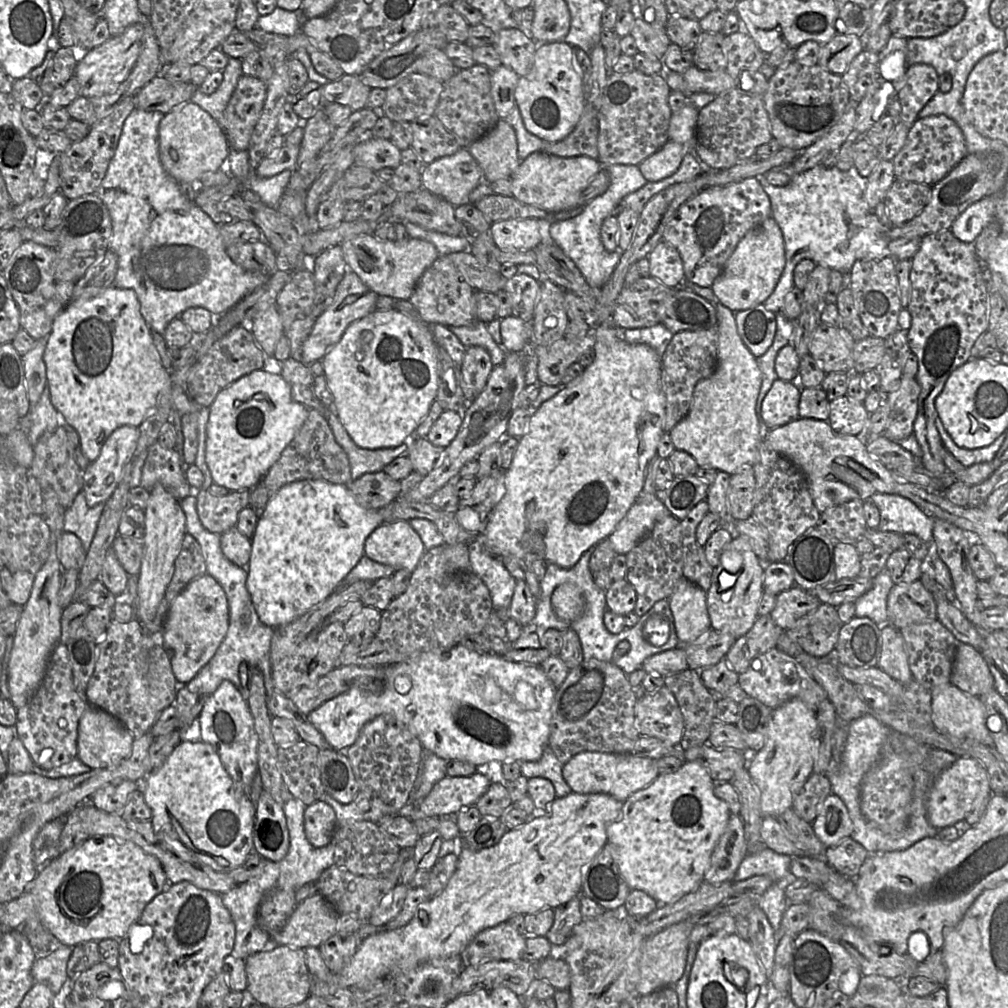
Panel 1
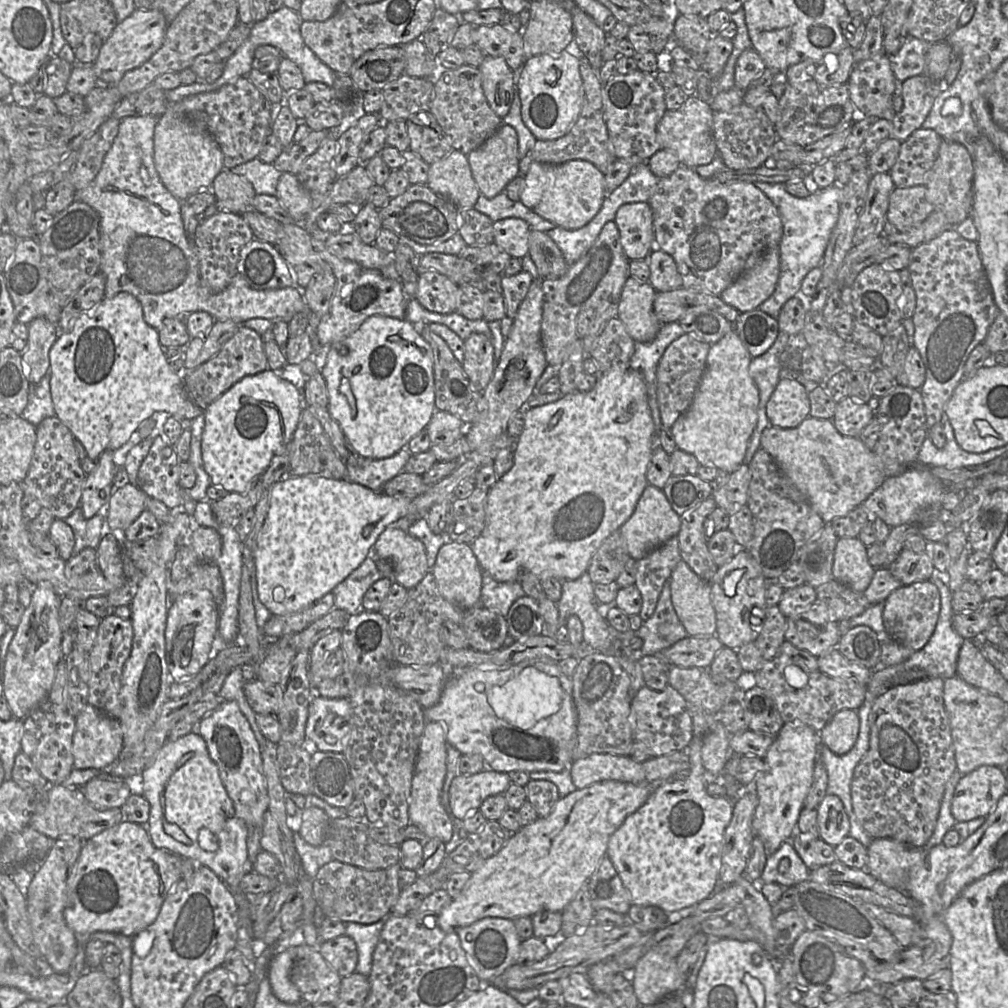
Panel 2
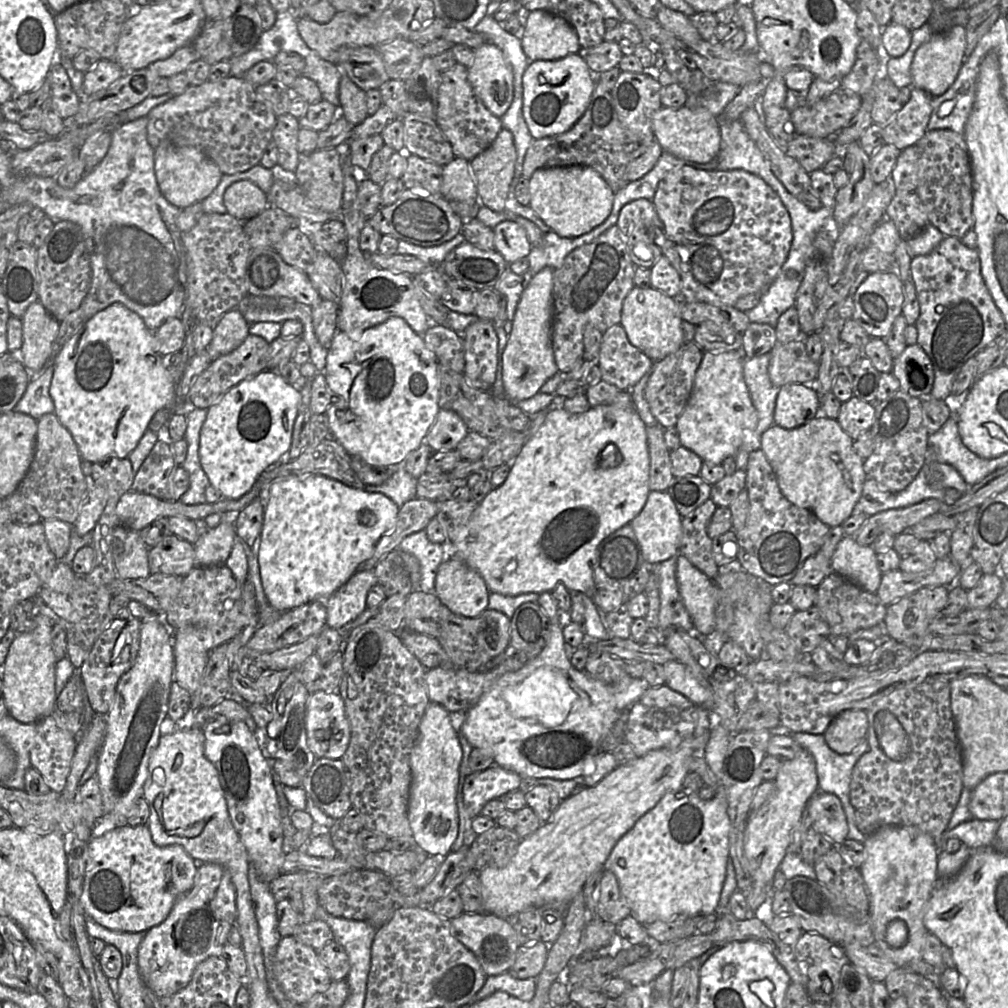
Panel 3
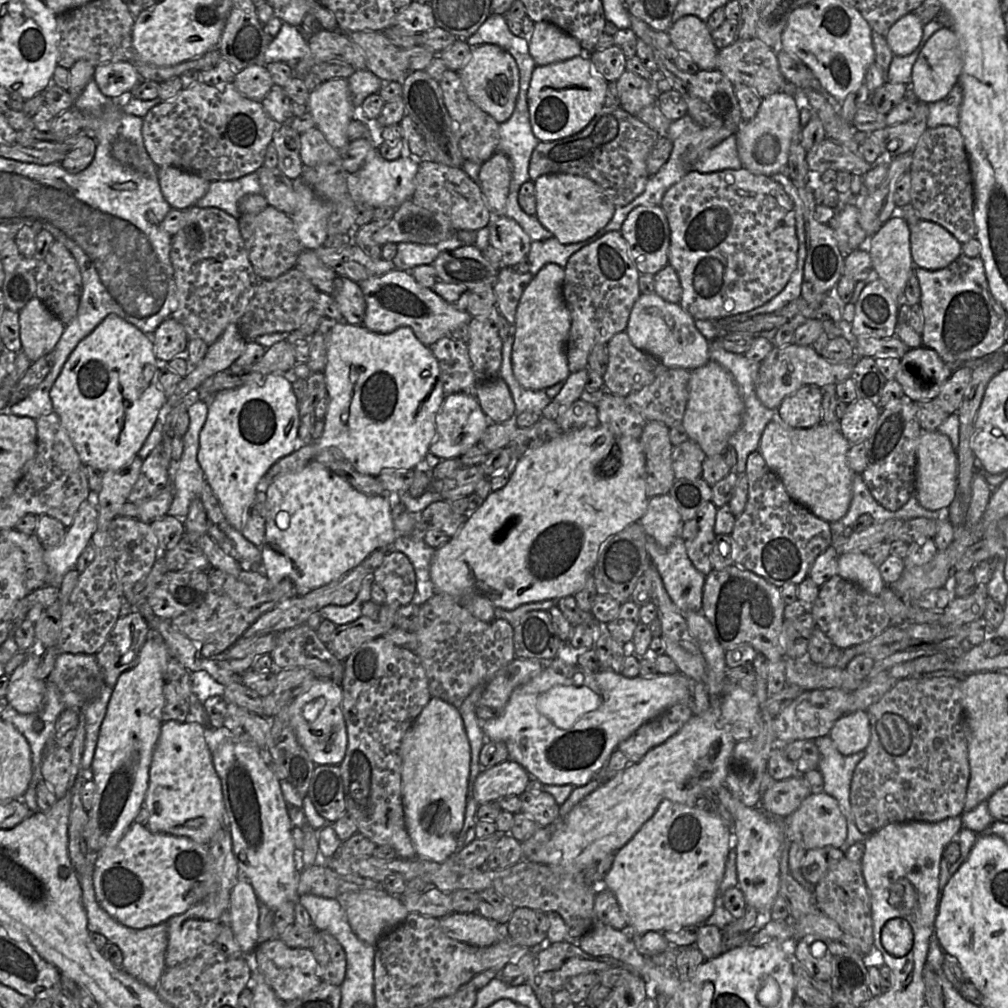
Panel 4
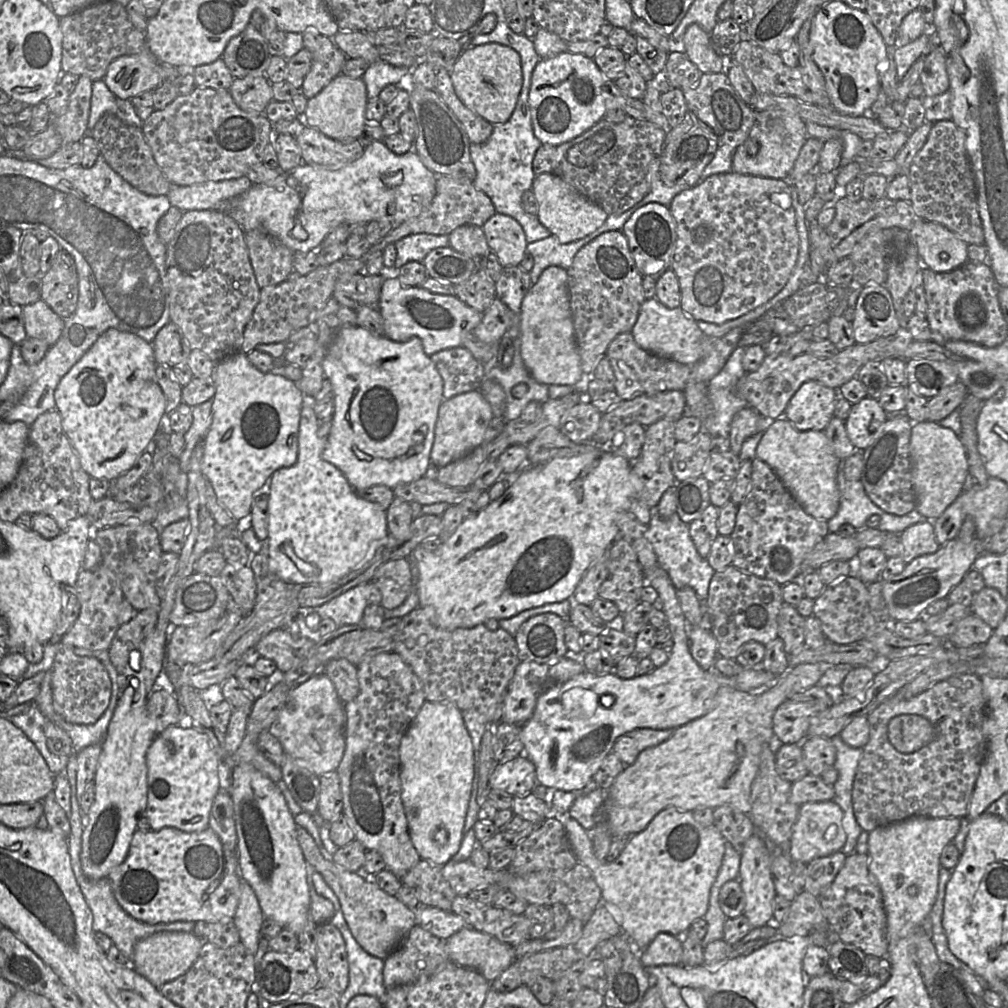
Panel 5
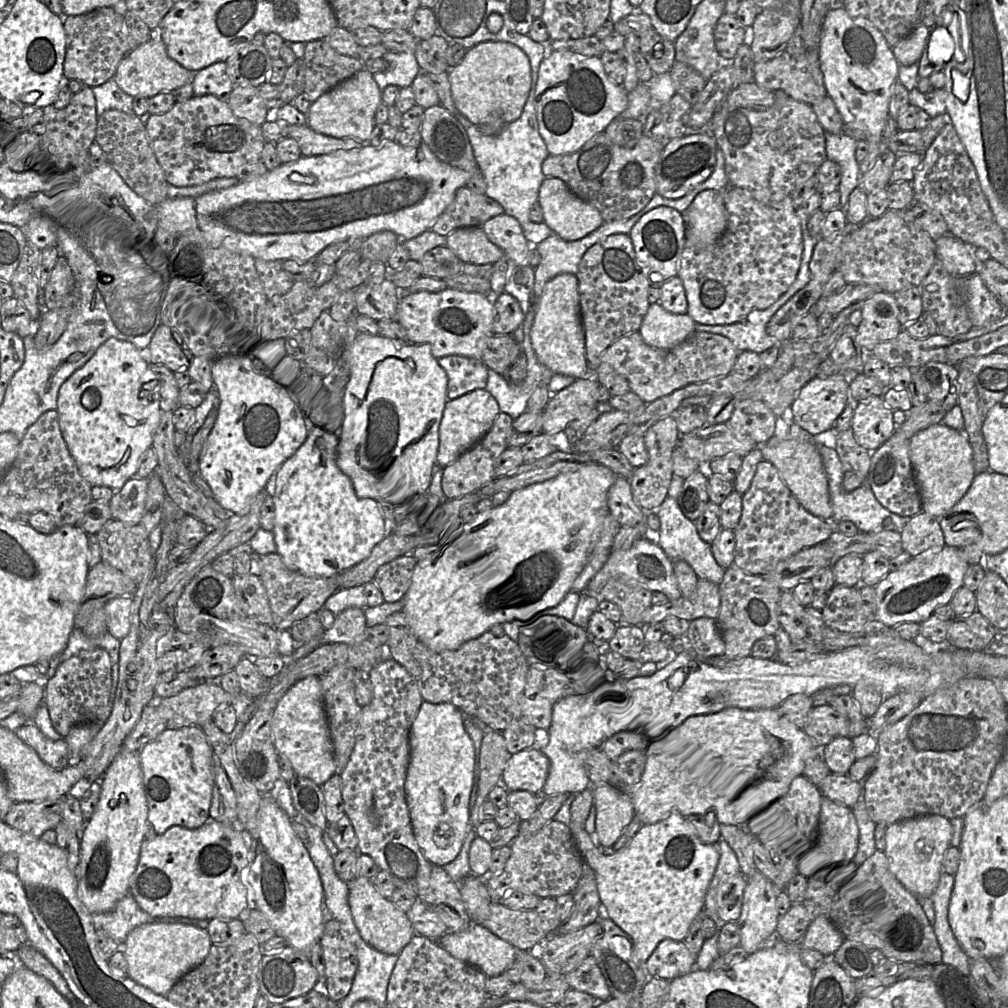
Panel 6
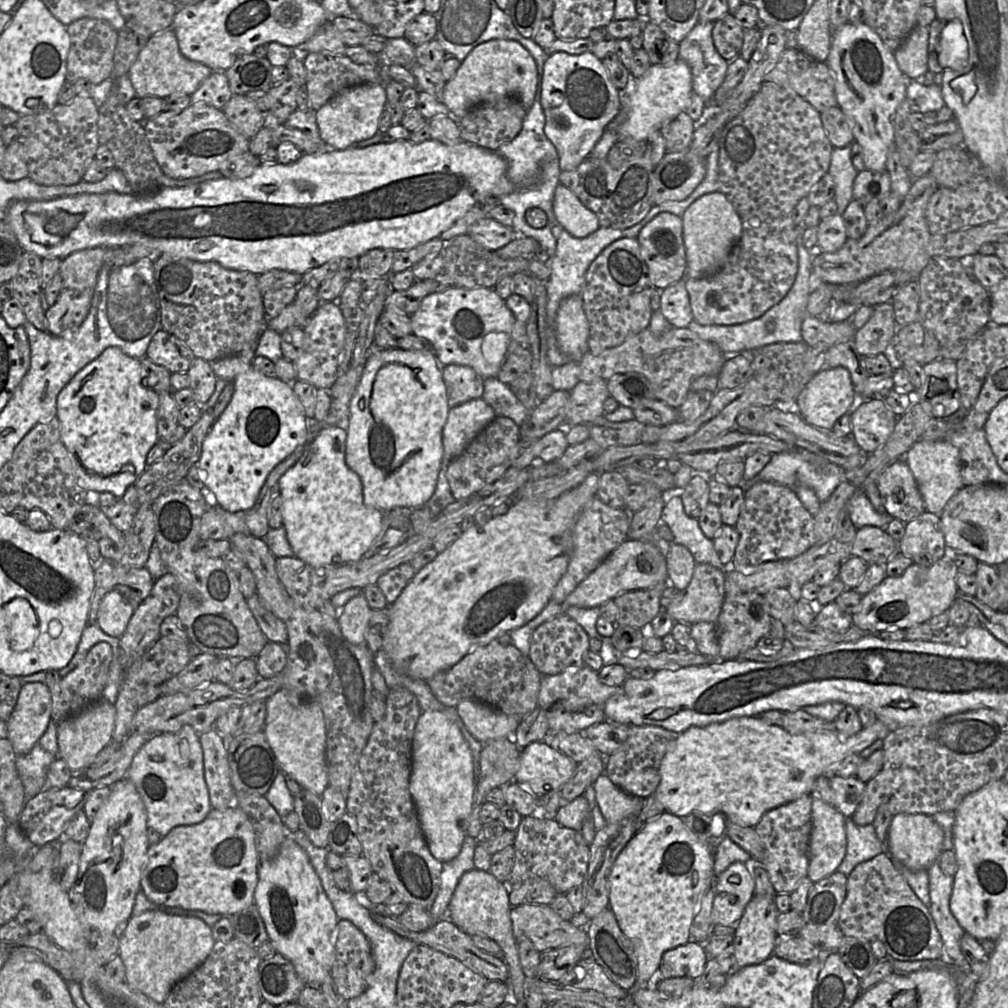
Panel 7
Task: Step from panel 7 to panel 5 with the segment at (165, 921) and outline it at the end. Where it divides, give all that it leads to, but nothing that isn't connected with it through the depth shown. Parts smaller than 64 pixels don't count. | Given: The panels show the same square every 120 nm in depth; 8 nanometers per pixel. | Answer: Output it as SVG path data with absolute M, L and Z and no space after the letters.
M158 932L136 943L130 965L137 973L160 989L165 983L185 974L191 968L203 944L204 941L192 932Z

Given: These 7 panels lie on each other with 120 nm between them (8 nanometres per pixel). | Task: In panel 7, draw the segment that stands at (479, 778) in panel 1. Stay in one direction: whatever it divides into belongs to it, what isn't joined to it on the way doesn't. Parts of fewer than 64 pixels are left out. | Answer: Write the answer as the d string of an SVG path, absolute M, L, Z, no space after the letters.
M532 742L522 749L514 782L534 795L560 790L573 775L577 763L545 742Z

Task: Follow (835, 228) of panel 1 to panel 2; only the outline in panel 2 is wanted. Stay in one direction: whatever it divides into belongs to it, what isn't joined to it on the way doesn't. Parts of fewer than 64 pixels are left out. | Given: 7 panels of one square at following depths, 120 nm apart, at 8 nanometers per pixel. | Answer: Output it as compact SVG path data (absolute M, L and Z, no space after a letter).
M755 182L755 185L776 206L783 225L783 236L779 244L779 279L773 294L758 307L777 319L783 305L792 297L800 295L801 284L807 273L813 268L821 267L828 242L838 221L843 187L835 183L827 188L817 189L806 198L797 198L787 192L783 184Z

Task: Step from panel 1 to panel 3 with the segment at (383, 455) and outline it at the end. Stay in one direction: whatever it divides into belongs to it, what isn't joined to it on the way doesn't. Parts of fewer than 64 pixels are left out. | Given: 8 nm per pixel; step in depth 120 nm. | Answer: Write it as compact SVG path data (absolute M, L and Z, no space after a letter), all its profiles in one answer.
M404 462L395 466L385 466L394 467L394 472L391 477L382 485L366 485L365 491L381 493L393 500L399 507L402 507L406 502L417 498L417 479L412 477L404 468Z

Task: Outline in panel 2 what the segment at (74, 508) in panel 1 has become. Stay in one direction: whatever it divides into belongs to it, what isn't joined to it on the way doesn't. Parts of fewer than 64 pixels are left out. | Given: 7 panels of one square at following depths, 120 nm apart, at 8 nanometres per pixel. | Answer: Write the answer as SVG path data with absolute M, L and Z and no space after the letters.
M79 505L64 521L72 528L74 533L75 545L73 555L77 555L85 548L96 549L100 543L100 539L106 532L104 511L87 519L84 517Z

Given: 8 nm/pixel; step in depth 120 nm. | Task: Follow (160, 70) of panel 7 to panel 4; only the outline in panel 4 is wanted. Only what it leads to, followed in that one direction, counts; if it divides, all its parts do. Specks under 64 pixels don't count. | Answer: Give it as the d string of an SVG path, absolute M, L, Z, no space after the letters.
M118 61L95 67L93 80L101 93L108 97L118 97L131 91L143 80L137 70L128 62Z

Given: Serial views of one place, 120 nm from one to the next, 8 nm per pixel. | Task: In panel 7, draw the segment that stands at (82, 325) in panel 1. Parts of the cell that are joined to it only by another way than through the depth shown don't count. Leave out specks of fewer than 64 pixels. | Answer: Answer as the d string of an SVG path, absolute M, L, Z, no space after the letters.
M111 346L82 368L58 395L57 418L61 439L69 452L78 484L93 496L92 499L103 492L121 498L147 468L147 454L158 442L159 394L143 386L142 380L140 359L130 357L120 348Z

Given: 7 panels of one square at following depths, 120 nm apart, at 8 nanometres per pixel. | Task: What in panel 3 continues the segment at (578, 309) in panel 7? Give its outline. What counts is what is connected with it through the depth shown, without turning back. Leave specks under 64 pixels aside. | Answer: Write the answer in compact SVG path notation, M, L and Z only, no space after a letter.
M545 267L531 278L518 302L512 331L502 355L502 379L510 401L528 399L540 392L543 384L559 370L552 345L553 268Z

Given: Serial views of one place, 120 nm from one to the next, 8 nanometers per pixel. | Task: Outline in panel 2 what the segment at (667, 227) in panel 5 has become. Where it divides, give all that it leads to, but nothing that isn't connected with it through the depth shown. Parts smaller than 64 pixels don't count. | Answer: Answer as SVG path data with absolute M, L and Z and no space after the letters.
M648 202L623 204L618 209L614 221L620 231L620 241L625 255L630 260L647 259L648 262L651 252L660 249L655 237L652 209Z

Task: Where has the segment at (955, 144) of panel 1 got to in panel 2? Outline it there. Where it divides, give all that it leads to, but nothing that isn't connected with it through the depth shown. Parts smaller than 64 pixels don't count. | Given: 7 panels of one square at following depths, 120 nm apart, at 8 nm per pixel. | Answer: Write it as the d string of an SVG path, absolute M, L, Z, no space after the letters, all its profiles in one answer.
M932 129L915 130L901 143L897 160L890 170L895 187L925 185L944 139Z

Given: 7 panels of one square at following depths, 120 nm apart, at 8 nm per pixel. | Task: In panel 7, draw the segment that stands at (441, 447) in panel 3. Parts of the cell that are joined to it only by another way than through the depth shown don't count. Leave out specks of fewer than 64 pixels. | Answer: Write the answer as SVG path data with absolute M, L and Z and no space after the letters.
M477 398L449 409L443 427L441 468L448 468L466 446L496 417L494 409L483 398Z

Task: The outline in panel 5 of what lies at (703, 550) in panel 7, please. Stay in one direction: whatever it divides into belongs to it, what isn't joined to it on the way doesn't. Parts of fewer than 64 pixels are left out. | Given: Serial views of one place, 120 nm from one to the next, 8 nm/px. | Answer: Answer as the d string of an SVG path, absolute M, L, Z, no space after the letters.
M656 507L650 510L651 520L646 537L654 548L658 565L667 572L676 590L689 586L705 604L709 584L715 570L710 566L707 558L701 557L696 550L690 537L689 524L683 522L676 512L668 518L662 518Z

